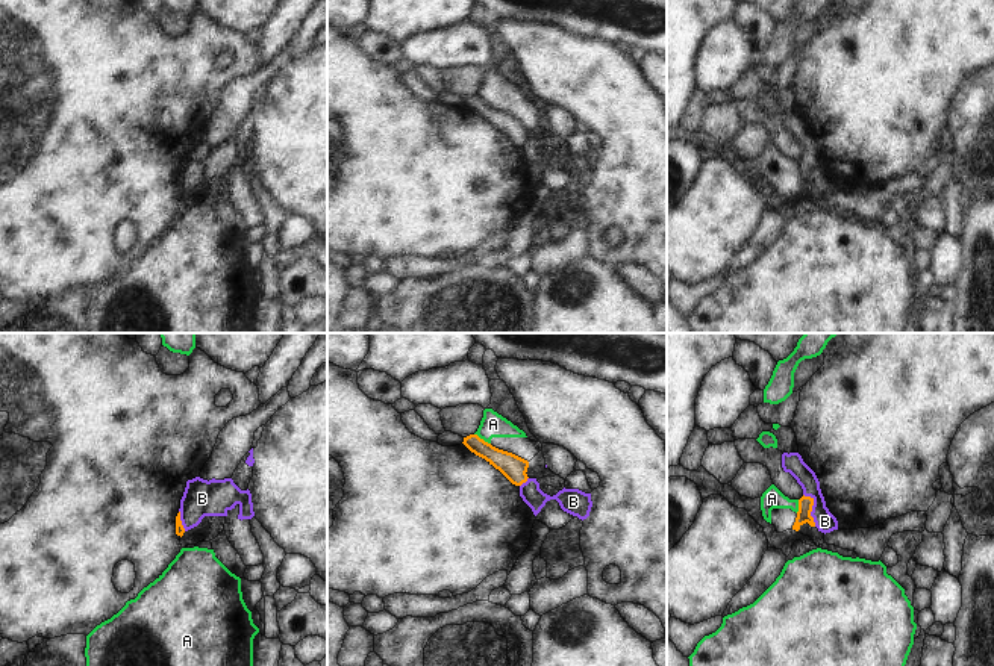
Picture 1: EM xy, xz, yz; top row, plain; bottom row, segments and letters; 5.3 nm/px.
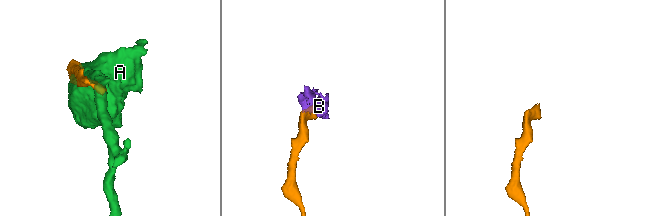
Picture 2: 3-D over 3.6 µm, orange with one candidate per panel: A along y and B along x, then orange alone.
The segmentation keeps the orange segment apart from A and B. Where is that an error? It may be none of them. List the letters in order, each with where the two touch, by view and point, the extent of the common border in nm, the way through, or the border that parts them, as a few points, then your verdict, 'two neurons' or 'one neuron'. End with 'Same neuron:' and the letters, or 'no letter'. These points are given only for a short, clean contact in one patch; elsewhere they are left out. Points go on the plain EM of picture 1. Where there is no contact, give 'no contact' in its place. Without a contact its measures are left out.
A: meets orange in xz at (482, 100); contact 110 nm long; two neurons
B: meets orange in yz at (811, 170); contact 190 nm long; runs through yz (805, 164), (811, 170), (825, 182); one neuron
Same neuron: B

